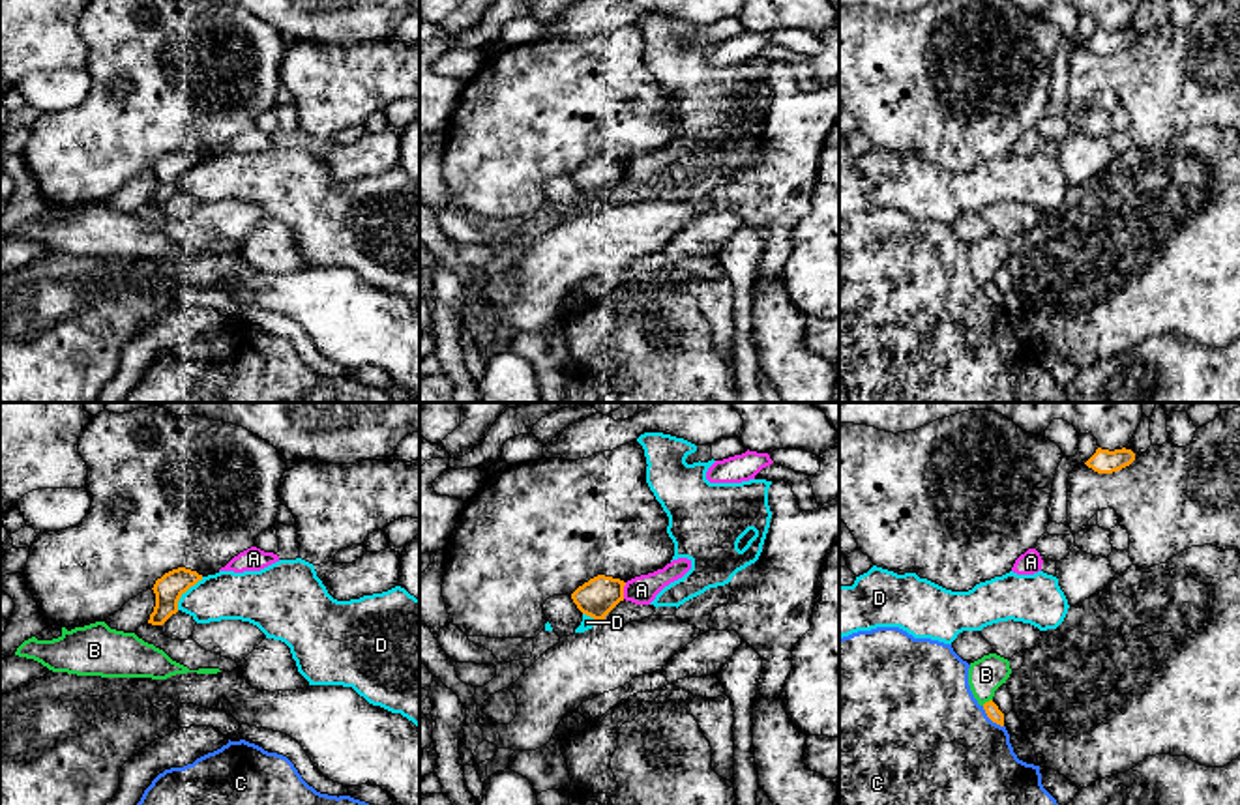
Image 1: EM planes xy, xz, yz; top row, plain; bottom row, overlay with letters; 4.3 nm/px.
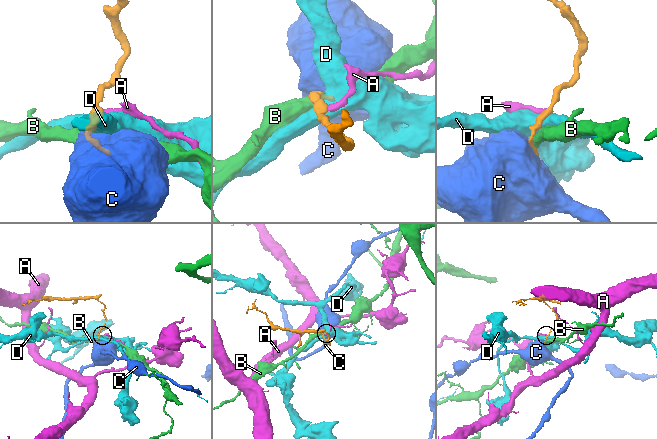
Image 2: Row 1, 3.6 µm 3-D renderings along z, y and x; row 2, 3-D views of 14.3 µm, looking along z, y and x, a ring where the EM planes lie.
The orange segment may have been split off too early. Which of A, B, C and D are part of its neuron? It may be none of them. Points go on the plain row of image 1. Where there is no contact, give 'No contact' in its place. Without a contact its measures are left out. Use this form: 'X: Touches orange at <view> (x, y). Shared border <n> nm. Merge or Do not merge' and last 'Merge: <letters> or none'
A: Touches orange at xz (622, 171). Shared border 70 nm. Do not merge
B: Touches orange at yz (986, 283). Shared border 50 nm. Do not merge
C: Touches orange at yz (991, 300). Shared border 130 nm. Do not merge
D: Touches orange at xy (186, 171). Shared border 180 nm. Do not merge
Merge: none

